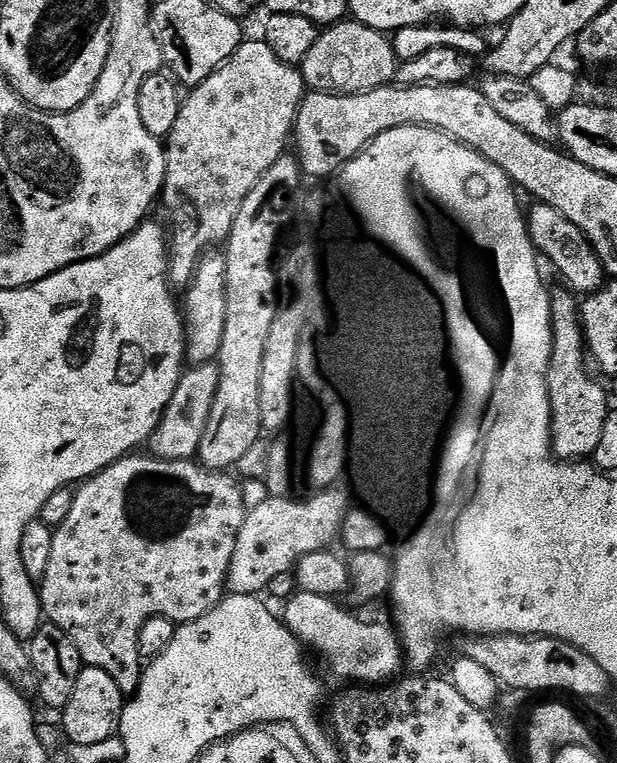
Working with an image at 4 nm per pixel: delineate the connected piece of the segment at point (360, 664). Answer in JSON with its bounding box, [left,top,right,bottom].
[283,591,406,686]

